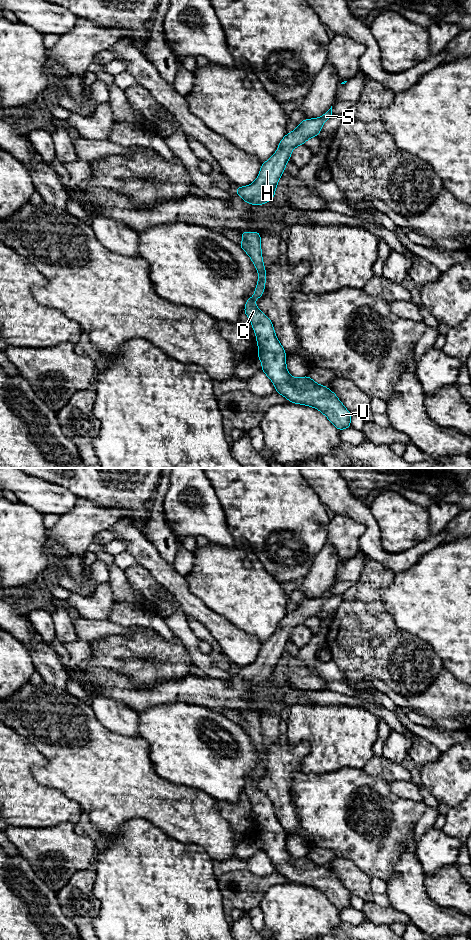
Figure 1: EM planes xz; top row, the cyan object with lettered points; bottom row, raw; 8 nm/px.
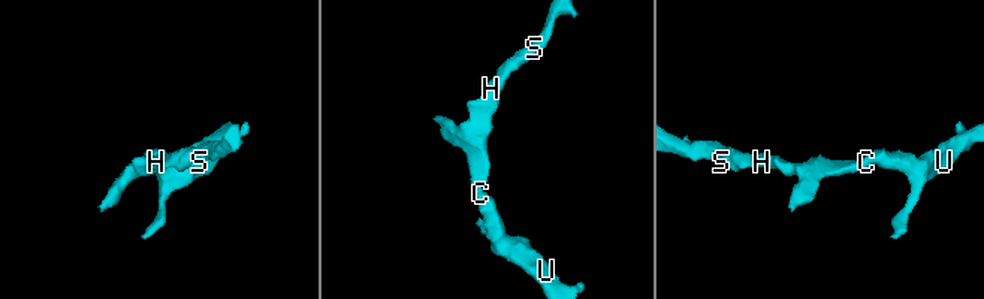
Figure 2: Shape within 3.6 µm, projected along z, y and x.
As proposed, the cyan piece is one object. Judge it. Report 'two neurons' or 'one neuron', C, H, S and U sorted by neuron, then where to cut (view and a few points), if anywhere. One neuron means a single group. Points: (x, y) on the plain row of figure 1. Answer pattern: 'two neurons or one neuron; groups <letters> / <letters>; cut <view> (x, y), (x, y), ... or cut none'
one neuron; groups C H S U; cut none

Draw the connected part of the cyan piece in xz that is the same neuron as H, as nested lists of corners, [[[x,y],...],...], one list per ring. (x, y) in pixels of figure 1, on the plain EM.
[[[332,586],[321,597],[305,599],[298,607],[280,621],[274,635],[261,645],[257,659],[249,666],[235,669],[235,672],[247,683],[262,685],[275,678],[277,663],[283,654],[291,632],[306,620],[318,616],[324,602],[333,596]]]

